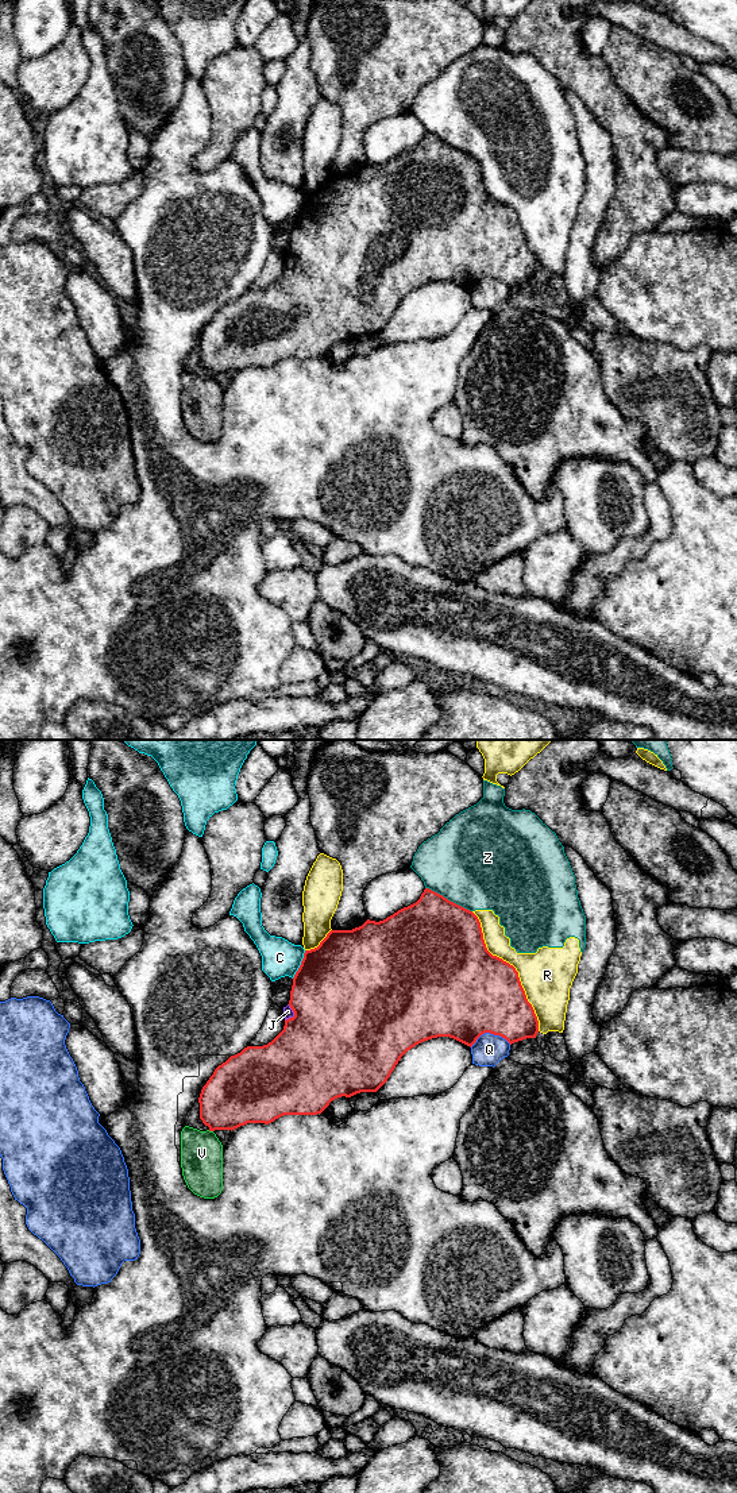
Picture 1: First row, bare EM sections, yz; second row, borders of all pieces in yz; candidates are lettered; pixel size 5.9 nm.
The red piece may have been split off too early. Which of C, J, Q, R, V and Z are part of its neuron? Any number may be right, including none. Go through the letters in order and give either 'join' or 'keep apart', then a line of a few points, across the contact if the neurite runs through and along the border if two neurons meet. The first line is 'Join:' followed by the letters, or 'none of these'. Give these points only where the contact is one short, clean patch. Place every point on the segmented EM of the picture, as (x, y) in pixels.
Join: J
C: keep apart
J: join; line yz (336, 1010), (294, 1014), (288, 1011)
Q: keep apart
R: keep apart
V: keep apart
Z: keep apart

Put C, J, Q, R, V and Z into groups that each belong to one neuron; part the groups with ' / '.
C Z / J / Q / R / V

